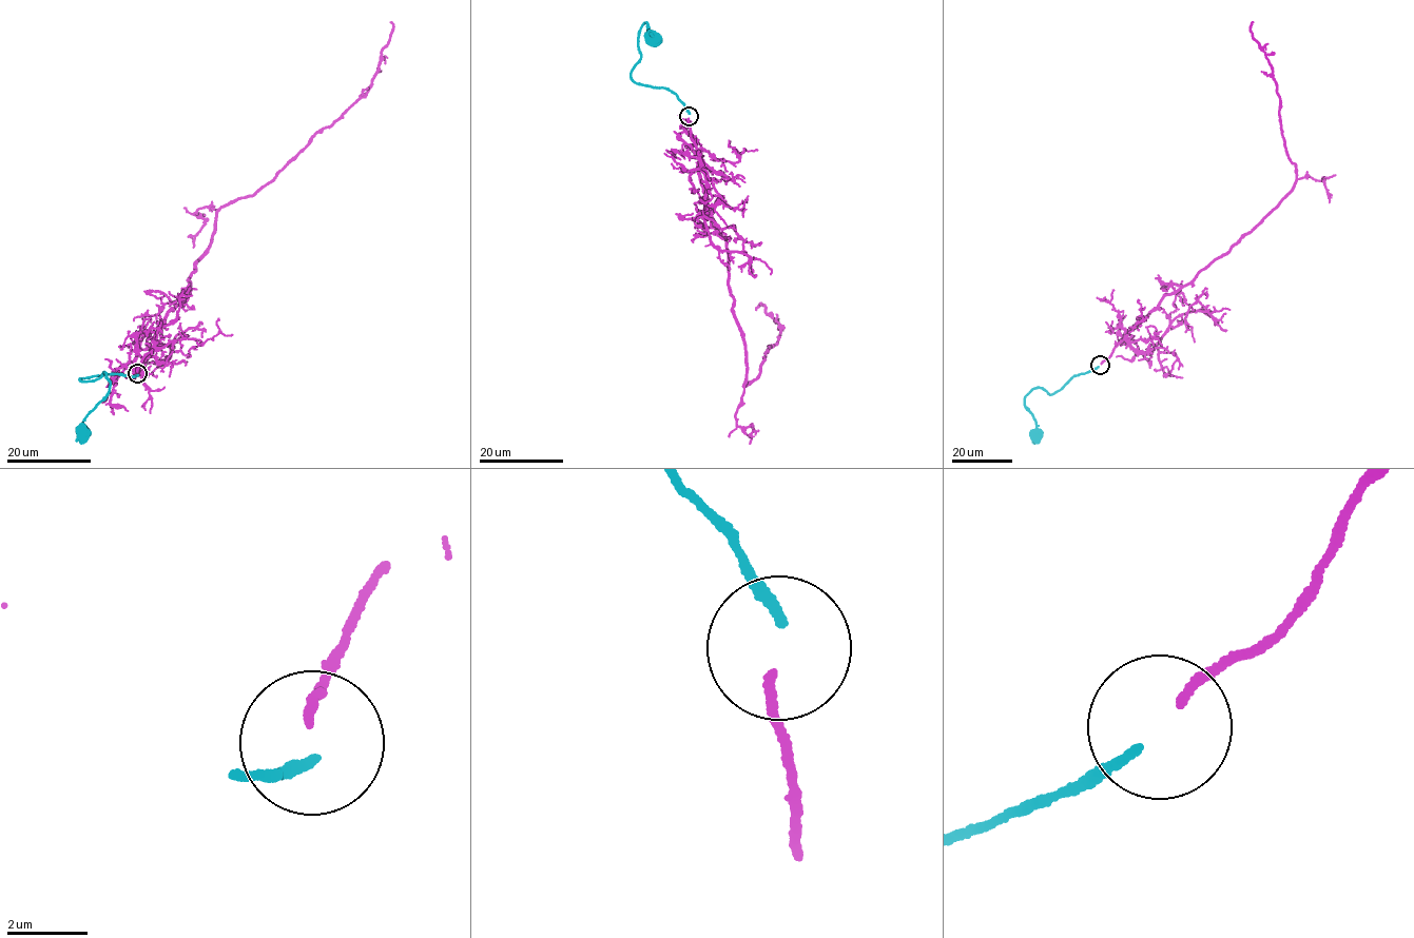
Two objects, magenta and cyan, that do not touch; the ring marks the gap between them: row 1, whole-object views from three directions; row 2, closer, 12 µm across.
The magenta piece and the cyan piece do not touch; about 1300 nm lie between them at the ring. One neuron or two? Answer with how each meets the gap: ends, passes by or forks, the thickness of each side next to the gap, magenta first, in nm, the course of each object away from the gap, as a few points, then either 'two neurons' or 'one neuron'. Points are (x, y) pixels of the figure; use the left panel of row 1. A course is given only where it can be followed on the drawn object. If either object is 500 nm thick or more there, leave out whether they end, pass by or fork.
magenta ends | cyan ends | 200/240 nm | magenta via (137, 371), (163, 317), (188, 297), (216, 213), (273, 179), (367, 91), (390, 22) | cyan via (138, 374), (80, 377), (95, 379), (105, 372), (110, 383), (107, 395), (83, 419), (82, 431) | one neuron

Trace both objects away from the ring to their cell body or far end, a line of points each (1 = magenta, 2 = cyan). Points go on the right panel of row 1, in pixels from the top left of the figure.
1: (1101, 364), (1163, 297), (1228, 251), (1295, 182), (1272, 69), (1253, 37), (1253, 22)
2: (1098, 366), (1070, 377), (1052, 393), (1035, 387), (1024, 397), (1037, 434)

